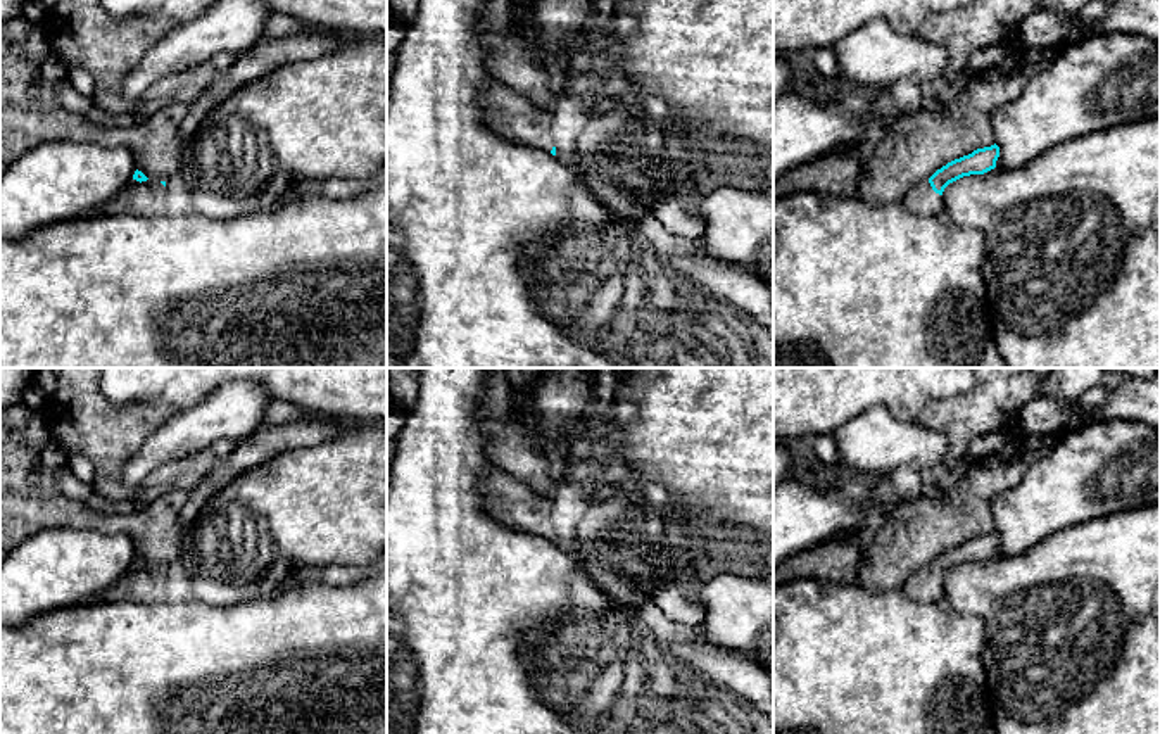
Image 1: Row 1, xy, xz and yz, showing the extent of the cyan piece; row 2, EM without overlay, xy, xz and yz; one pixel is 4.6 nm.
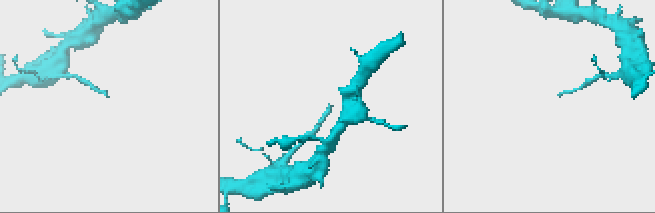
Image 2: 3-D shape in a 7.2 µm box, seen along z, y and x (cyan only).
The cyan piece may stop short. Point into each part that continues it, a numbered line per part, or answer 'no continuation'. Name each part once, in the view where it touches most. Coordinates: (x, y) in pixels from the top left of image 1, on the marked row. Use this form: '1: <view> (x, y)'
1: yz (922, 199)

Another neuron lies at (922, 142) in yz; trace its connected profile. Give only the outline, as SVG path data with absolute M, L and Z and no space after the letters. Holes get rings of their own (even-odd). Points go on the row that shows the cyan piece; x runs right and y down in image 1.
M1025 47L1008 52L999 64L977 71L946 107L939 111L920 109L899 116L894 130L870 147L854 197L870 206L899 204L911 188L929 181L948 162L994 145L991 114L1013 102L1034 76L1055 62L1058 54L1060 48L1055 47Z

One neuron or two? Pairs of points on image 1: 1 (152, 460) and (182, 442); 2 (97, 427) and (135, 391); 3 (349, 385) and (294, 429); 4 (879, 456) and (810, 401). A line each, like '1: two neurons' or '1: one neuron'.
1: one neuron
2: two neurons
3: two neurons
4: two neurons

